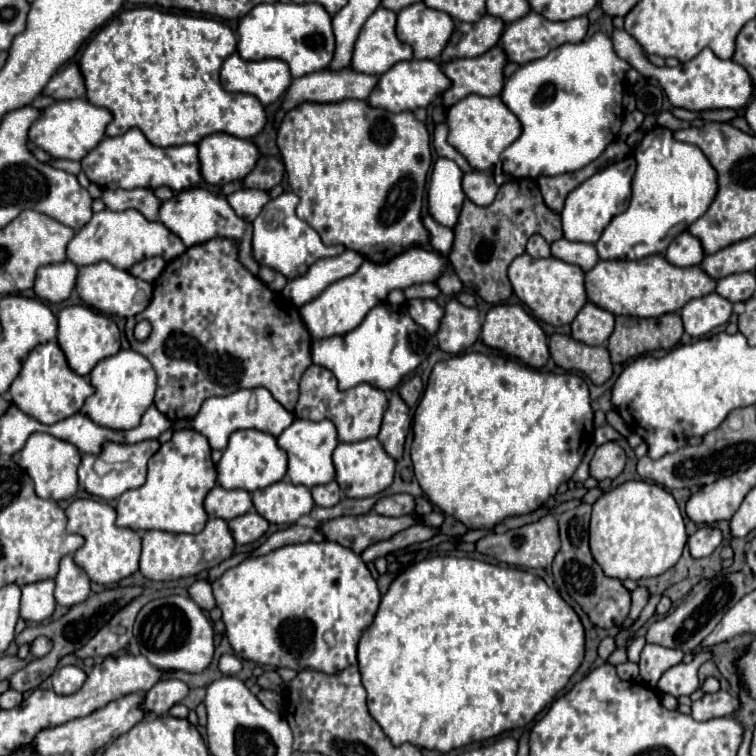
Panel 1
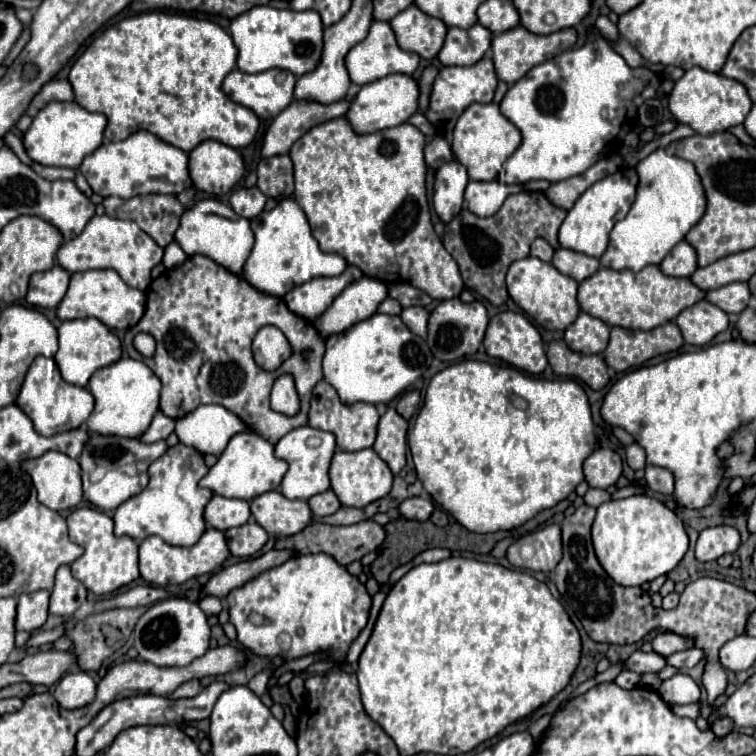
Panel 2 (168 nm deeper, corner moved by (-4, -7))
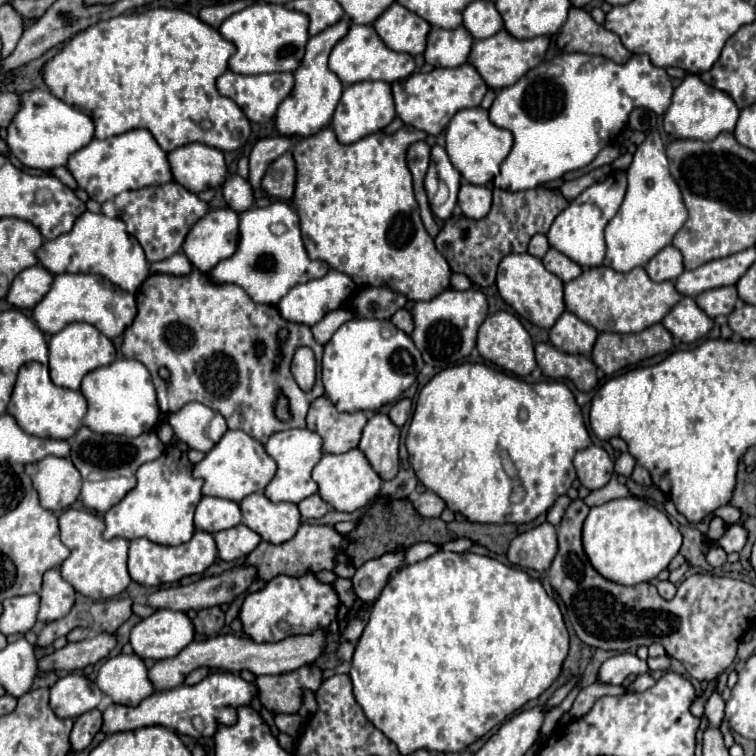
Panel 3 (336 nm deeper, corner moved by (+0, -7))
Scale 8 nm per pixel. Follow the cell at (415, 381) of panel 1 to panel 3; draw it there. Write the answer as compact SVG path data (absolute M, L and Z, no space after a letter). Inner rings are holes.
M402 398L402 400L398 400L398 402L390 408L388 418L390 418L398 428L402 428L402 426L406 424L408 416L410 416L410 410L412 410L412 402L410 402L408 398Z

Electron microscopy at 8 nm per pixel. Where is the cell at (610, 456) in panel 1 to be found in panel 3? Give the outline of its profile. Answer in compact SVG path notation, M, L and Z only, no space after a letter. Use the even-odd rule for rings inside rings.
M588 446L574 456L574 468L578 474L578 480L588 490L598 490L608 484L608 480L614 474L614 464L604 448L600 446Z

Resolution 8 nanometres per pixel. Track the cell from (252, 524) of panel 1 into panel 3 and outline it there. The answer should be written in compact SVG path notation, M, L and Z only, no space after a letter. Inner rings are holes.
M244 524L216 532L214 540L216 540L218 556L226 562L236 562L246 558L260 544L260 536Z

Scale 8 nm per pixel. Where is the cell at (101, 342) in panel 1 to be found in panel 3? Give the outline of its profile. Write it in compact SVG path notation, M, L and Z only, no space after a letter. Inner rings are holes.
M86 322L68 324L64 330L54 334L48 342L48 350L48 366L52 382L56 386L62 386L68 390L78 390L84 374L88 374L100 366L108 366L116 360L116 350L114 350L114 344L110 342L110 338L106 338L104 334L100 334L94 326L90 326Z

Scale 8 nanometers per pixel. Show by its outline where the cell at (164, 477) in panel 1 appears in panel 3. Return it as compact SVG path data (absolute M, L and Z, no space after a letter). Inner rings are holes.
M170 444L162 452L160 458L146 462L136 472L138 484L104 514L104 538L148 538L156 544L166 546L178 546L192 538L194 534L194 510L202 498L202 480L192 478L192 464L186 456L186 452Z

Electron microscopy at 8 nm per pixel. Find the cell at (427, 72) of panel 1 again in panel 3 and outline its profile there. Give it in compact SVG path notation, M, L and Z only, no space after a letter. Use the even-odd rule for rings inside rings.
M360 82L360 84L344 86L342 98L336 106L336 112L334 112L330 126L336 132L336 138L340 140L340 144L352 144L356 140L388 126L394 116L396 116L396 110L392 104L390 84L386 84L386 82Z

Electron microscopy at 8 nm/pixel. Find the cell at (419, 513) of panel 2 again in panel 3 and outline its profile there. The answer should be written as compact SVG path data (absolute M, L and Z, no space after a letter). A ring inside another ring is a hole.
M426 490L426 492L422 492L418 496L418 500L414 500L414 508L426 518L434 518L434 516L442 514L446 504L444 504L444 500L440 500L440 496L436 496L434 492Z

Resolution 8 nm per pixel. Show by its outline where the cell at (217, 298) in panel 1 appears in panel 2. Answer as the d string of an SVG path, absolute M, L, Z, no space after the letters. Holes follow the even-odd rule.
M202 254L188 256L184 264L164 270L152 280L146 296L146 312L142 320L126 332L124 346L130 358L144 362L160 378L160 410L164 416L178 420L202 404L222 404L250 422L254 432L272 444L290 430L308 424L306 416L312 388L322 378L324 340L314 324L290 312L282 298L252 288L244 278ZM266 324L278 326L292 346L292 356L272 374L262 370L252 356L252 340ZM138 332L148 332L156 338L156 352L152 358L144 358L132 346L132 338ZM288 372L294 376L300 398L300 412L294 416L270 408L272 384L276 376Z

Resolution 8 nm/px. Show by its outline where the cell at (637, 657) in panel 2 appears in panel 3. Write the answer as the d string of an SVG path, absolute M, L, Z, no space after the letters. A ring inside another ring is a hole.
M616 654L608 658L598 670L598 682L602 684L622 684L630 674L644 674L648 666L636 654Z

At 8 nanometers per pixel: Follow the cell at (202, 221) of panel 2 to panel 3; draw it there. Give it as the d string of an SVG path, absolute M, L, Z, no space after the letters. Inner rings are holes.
M220 208L220 210L210 210L202 220L194 224L194 228L184 240L184 254L190 258L190 262L196 268L200 268L200 272L208 272L218 262L232 256L236 244L238 244L238 214L232 212L230 208Z

